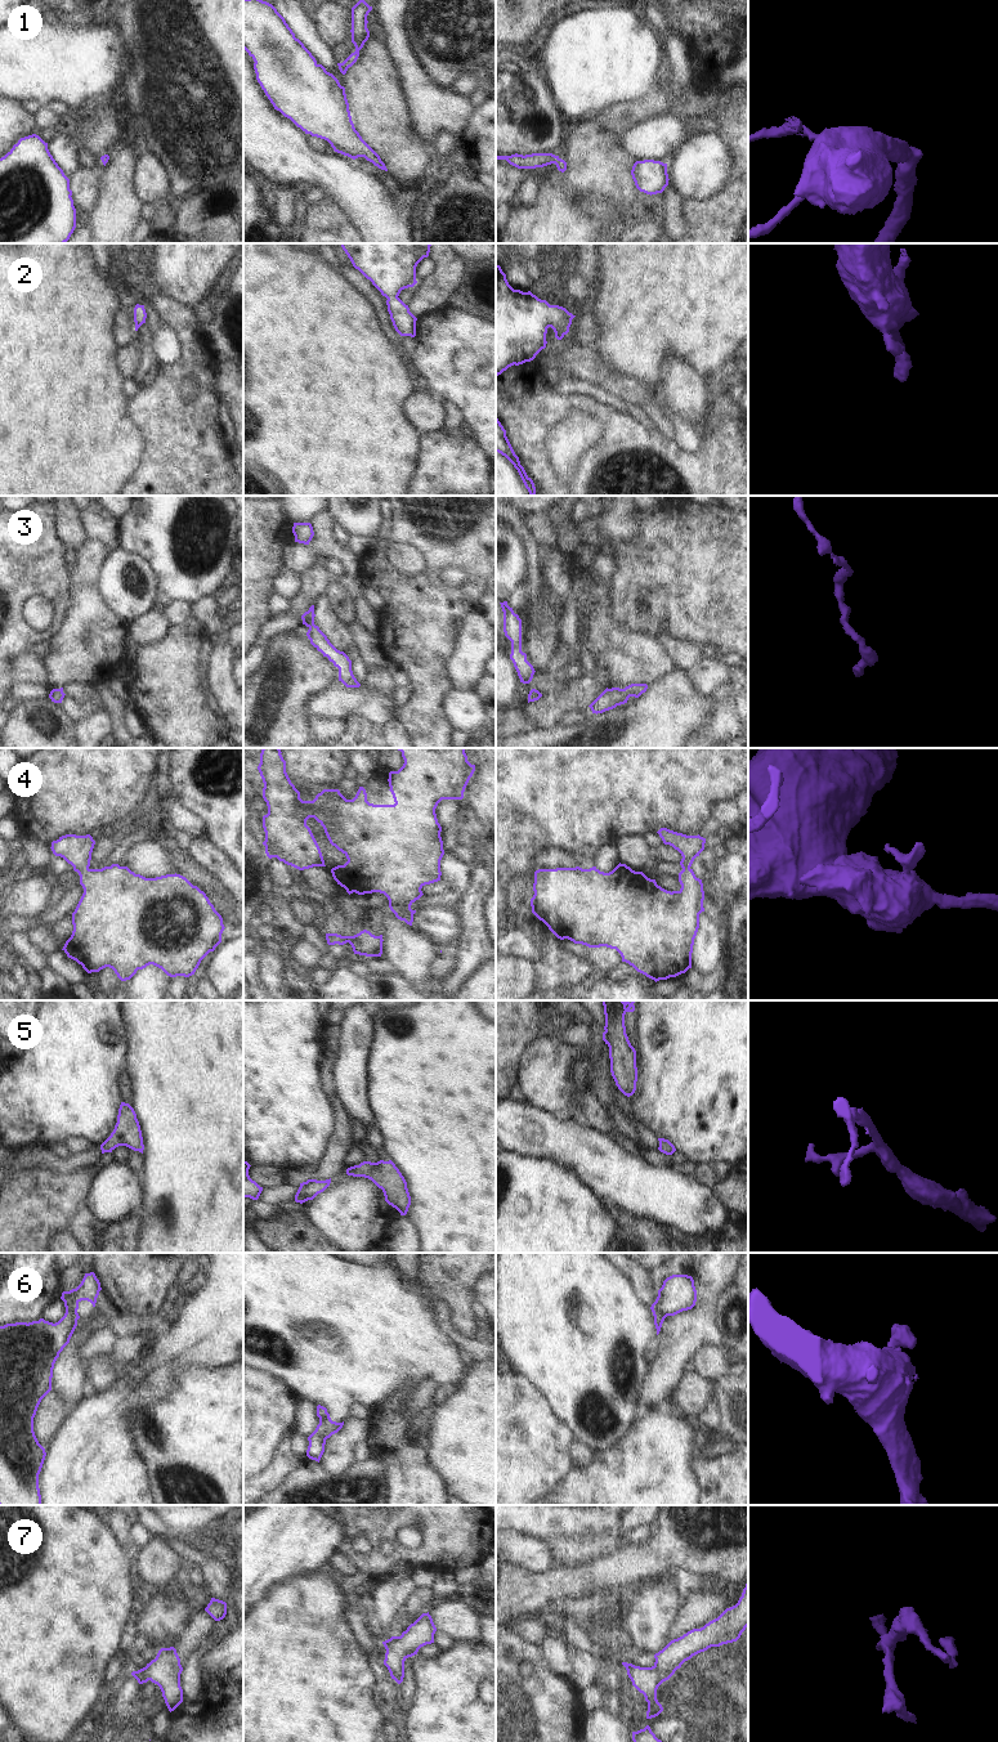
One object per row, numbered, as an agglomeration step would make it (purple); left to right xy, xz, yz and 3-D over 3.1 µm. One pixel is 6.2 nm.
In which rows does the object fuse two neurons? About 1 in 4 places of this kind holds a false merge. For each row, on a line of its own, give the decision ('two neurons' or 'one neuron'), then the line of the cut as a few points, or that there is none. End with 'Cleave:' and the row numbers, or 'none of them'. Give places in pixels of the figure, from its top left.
1: one neuron; no cut
2: one neuron; no cut
3: one neuron; no cut
4: one neuron; no cut
5: one neuron; no cut
6: two neurons; cut in xy along (65, 1303), (70, 1304), (77, 1319)
7: one neuron; no cut
Cleave: 6

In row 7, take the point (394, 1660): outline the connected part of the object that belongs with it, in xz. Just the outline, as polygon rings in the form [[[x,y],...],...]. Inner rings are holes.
[[[428,1612],[411,1624],[400,1636],[391,1636],[382,1642],[386,1649],[384,1665],[388,1667],[391,1679],[398,1684],[403,1681],[404,1661],[417,1654],[421,1647],[434,1643],[435,1631],[437,1627]]]

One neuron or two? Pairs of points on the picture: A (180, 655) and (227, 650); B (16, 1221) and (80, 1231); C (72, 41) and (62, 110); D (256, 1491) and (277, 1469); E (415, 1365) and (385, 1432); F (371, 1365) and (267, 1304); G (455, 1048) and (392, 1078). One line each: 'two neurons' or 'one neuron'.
A: two neurons
B: two neurons
C: two neurons
D: one neuron
E: two neurons
F: one neuron
G: one neuron

